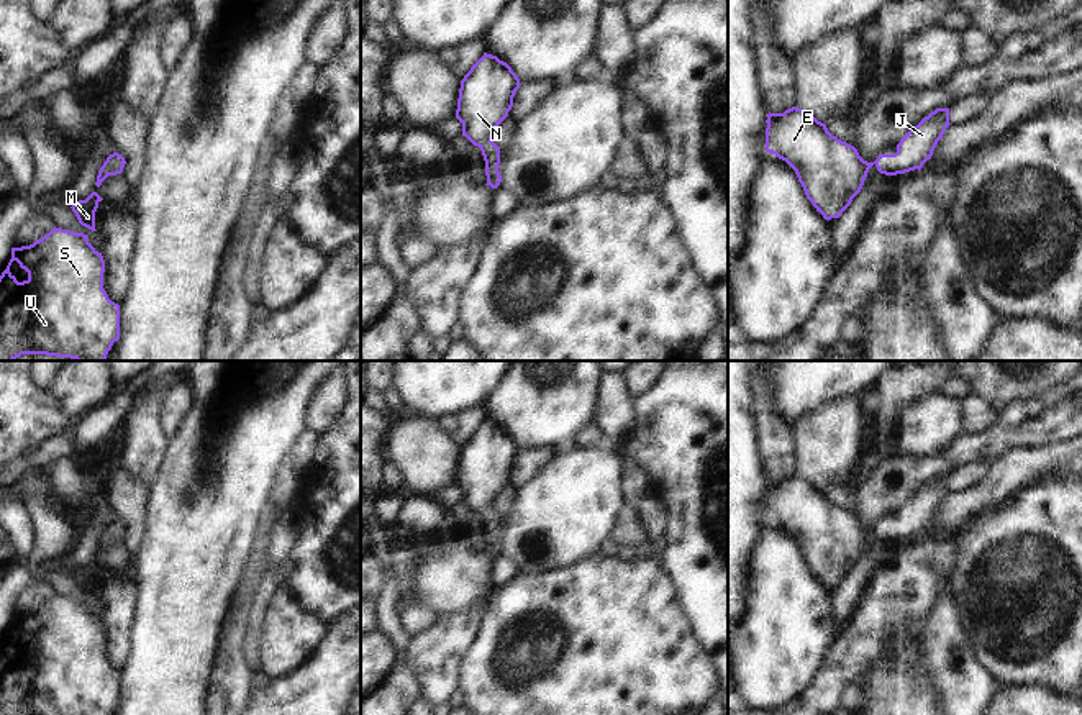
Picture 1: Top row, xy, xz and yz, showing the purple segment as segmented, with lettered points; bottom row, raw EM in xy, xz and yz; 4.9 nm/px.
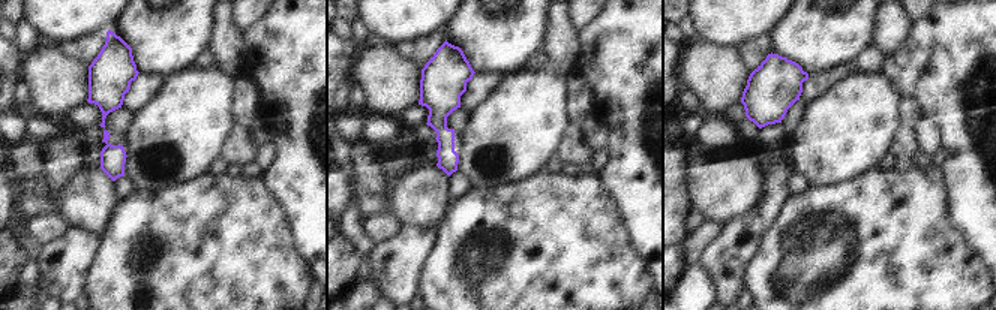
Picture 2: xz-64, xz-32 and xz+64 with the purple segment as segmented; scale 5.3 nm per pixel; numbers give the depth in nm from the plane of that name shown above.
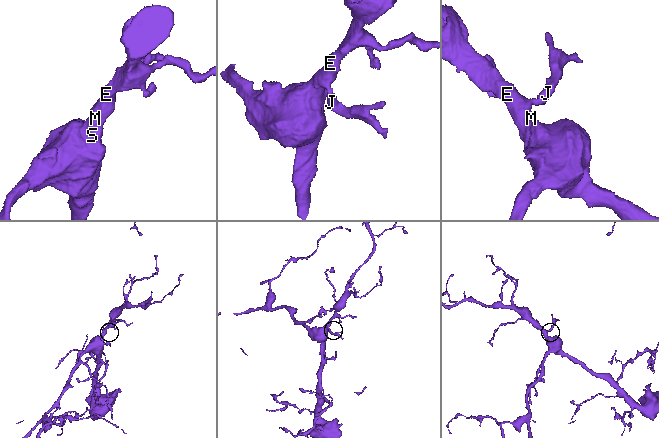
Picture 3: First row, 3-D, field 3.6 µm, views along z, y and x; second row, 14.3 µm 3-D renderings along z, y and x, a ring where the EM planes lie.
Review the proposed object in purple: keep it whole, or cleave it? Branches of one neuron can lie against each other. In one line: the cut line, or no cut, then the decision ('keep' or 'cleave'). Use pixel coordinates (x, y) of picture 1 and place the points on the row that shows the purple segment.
cut none; keep

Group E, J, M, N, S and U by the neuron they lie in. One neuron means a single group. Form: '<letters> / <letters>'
E J M N S U

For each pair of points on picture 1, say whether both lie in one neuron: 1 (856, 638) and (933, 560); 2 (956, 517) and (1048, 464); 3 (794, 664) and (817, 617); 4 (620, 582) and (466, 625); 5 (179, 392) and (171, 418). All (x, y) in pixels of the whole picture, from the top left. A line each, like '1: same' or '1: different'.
1: same
2: same
3: same
4: different
5: same

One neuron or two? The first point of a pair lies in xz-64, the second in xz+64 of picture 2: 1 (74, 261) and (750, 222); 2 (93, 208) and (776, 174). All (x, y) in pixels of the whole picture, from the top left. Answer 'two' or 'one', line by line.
1: one
2: two

